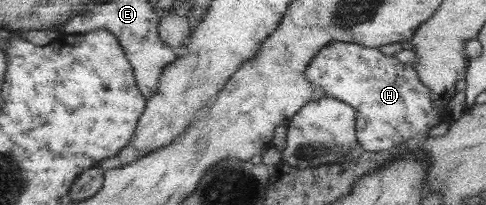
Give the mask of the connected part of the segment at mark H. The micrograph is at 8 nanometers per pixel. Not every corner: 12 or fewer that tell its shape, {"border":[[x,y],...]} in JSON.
{"border":[[330,42],[314,88],[358,110],[366,152],[443,120],[414,65]]}

